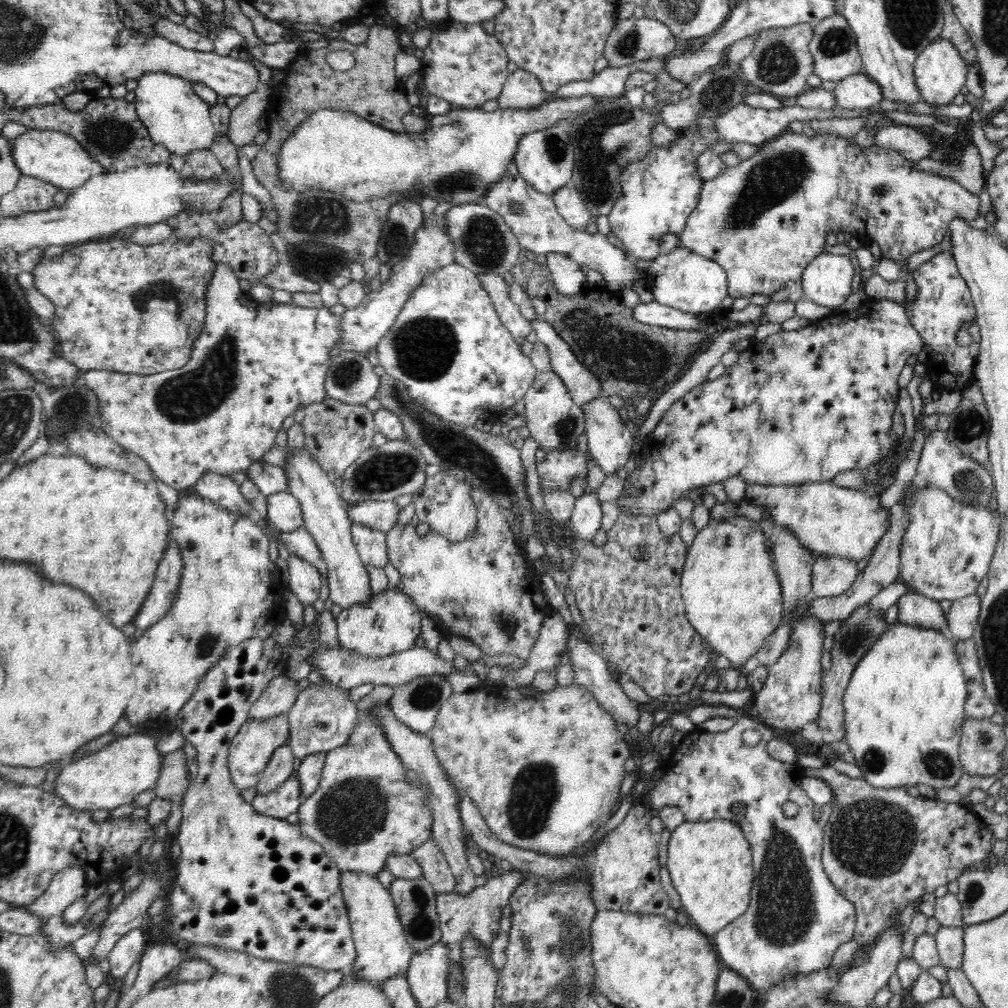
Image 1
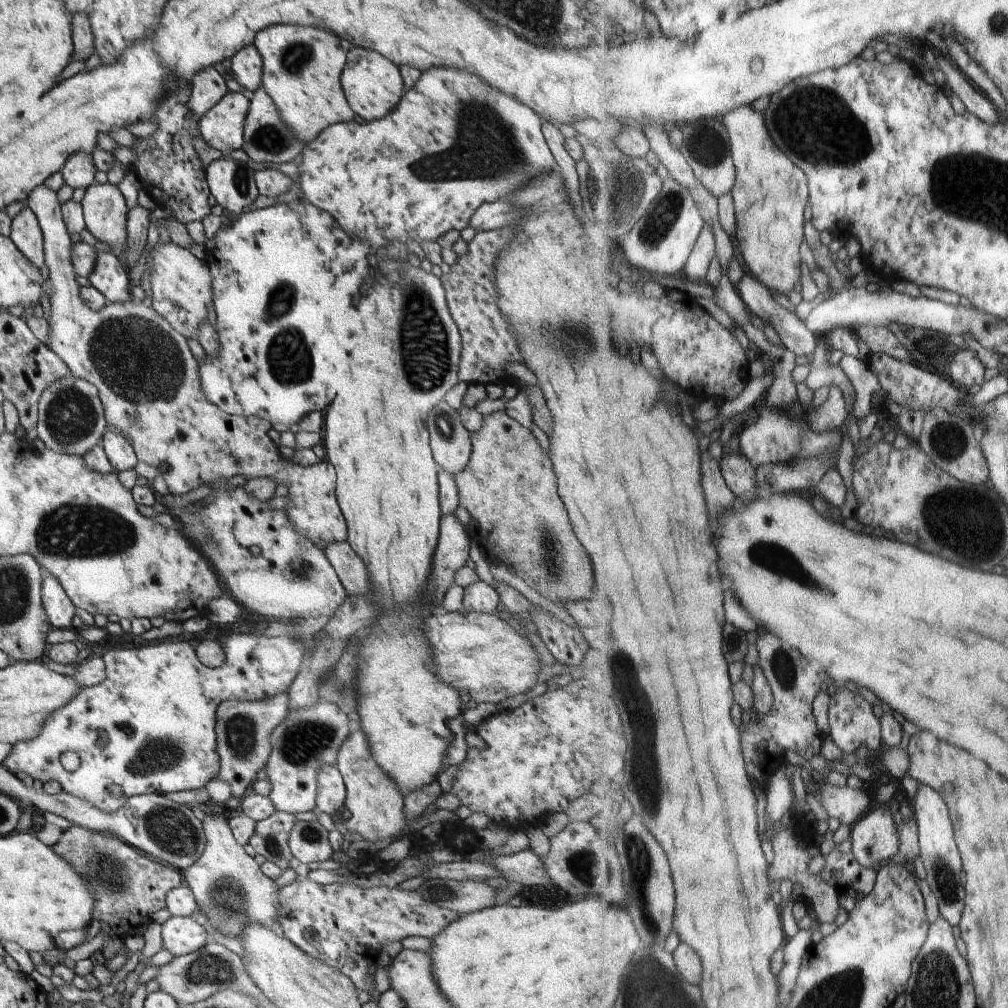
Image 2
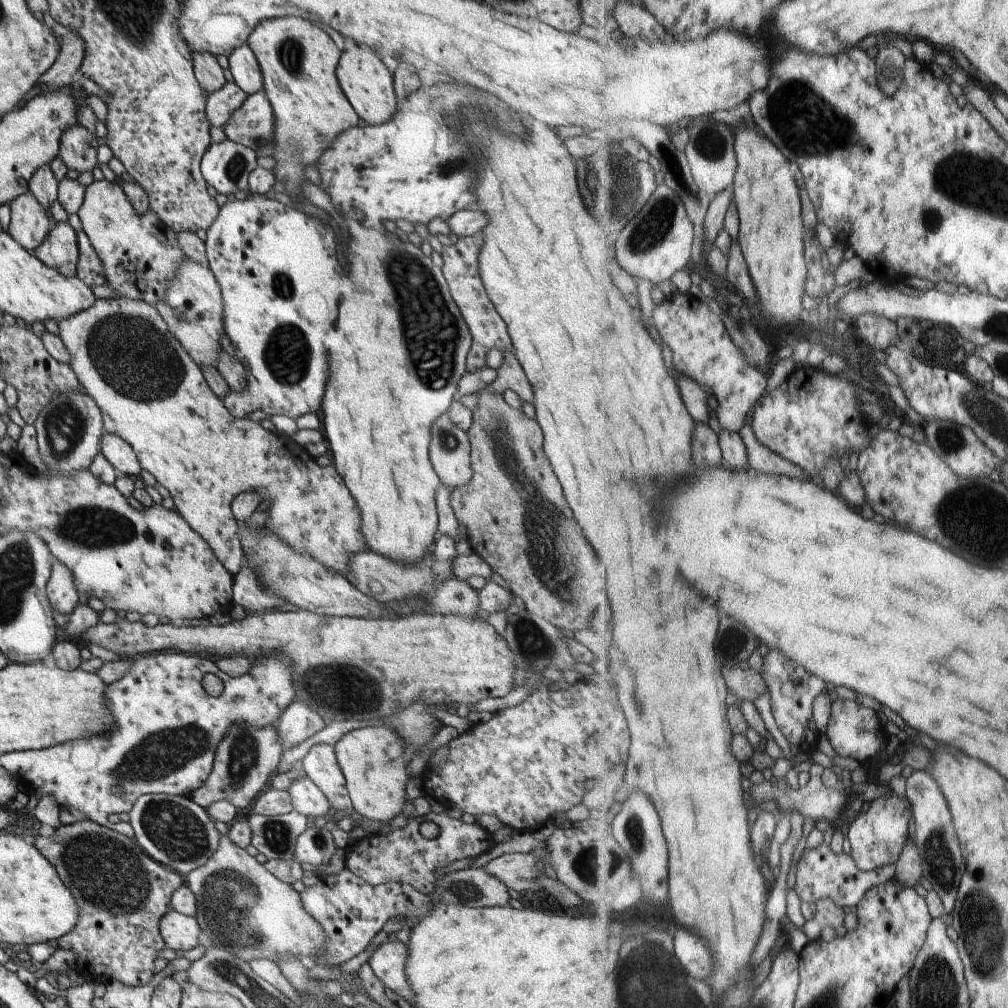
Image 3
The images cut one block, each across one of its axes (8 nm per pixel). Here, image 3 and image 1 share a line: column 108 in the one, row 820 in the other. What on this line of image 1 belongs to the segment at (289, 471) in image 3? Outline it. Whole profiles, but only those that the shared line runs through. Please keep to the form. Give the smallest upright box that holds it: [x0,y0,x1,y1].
[297,709,433,876]

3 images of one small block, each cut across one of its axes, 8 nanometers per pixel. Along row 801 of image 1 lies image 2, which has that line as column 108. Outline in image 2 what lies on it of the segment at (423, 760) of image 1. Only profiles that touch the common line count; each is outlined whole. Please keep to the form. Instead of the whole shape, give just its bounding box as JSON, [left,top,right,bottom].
[100,430,138,472]

